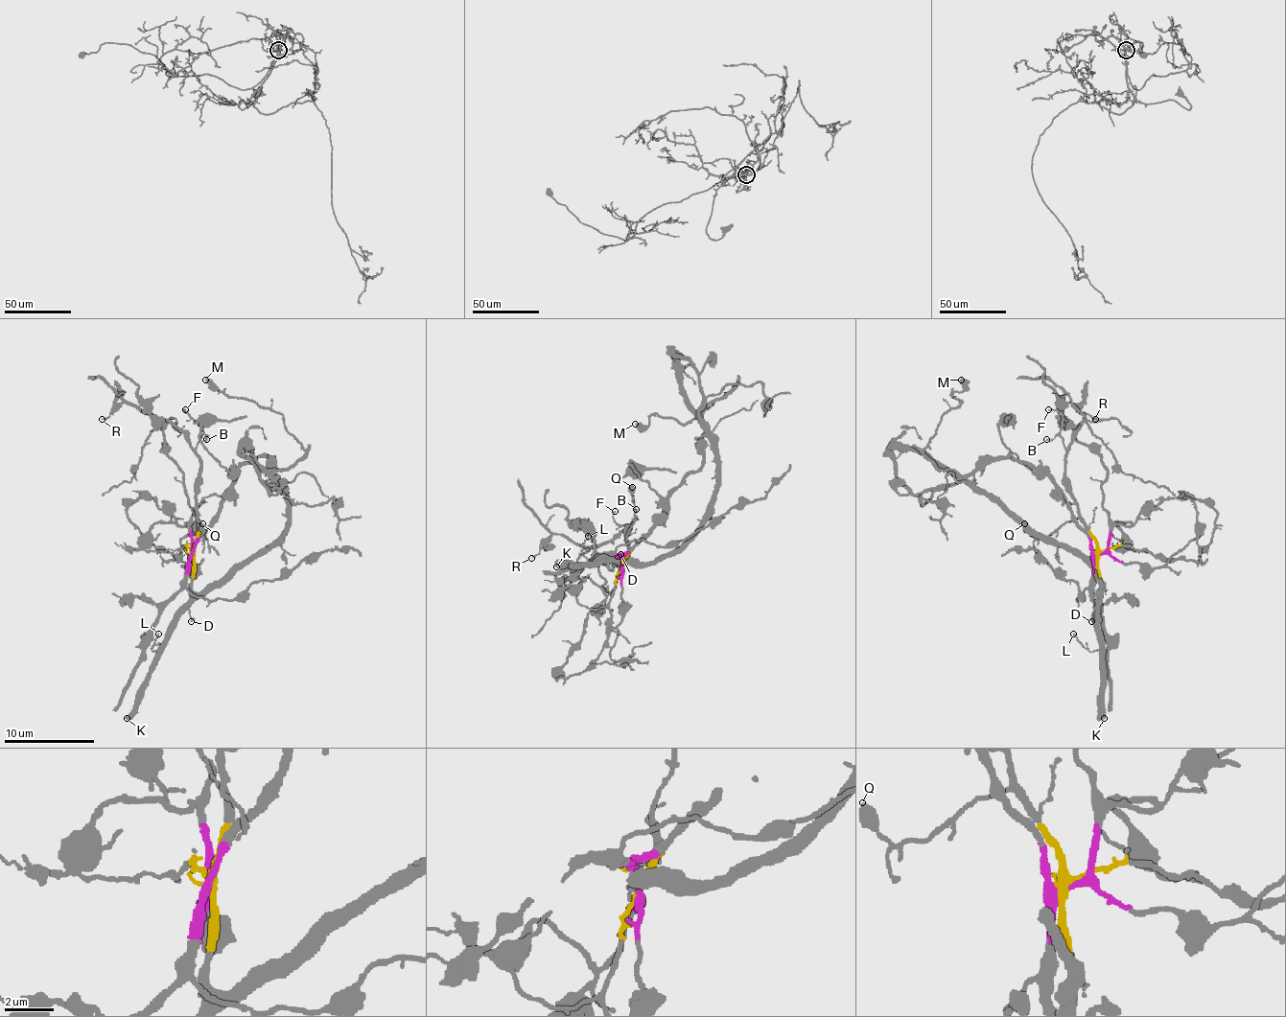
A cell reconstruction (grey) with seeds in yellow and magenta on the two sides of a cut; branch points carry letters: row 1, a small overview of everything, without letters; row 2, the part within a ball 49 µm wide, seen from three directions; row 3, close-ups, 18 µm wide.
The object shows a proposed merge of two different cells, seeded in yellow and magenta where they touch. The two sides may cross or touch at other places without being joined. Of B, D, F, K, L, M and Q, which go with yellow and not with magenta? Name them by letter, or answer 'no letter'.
B, D, F, K, L, M, Q

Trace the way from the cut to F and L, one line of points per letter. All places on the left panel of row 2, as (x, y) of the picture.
F: (194, 552), (200, 475), (196, 447), (202, 428), (184, 410)
L: (194, 552), (191, 604), (162, 646), (153, 651), (157, 633)

